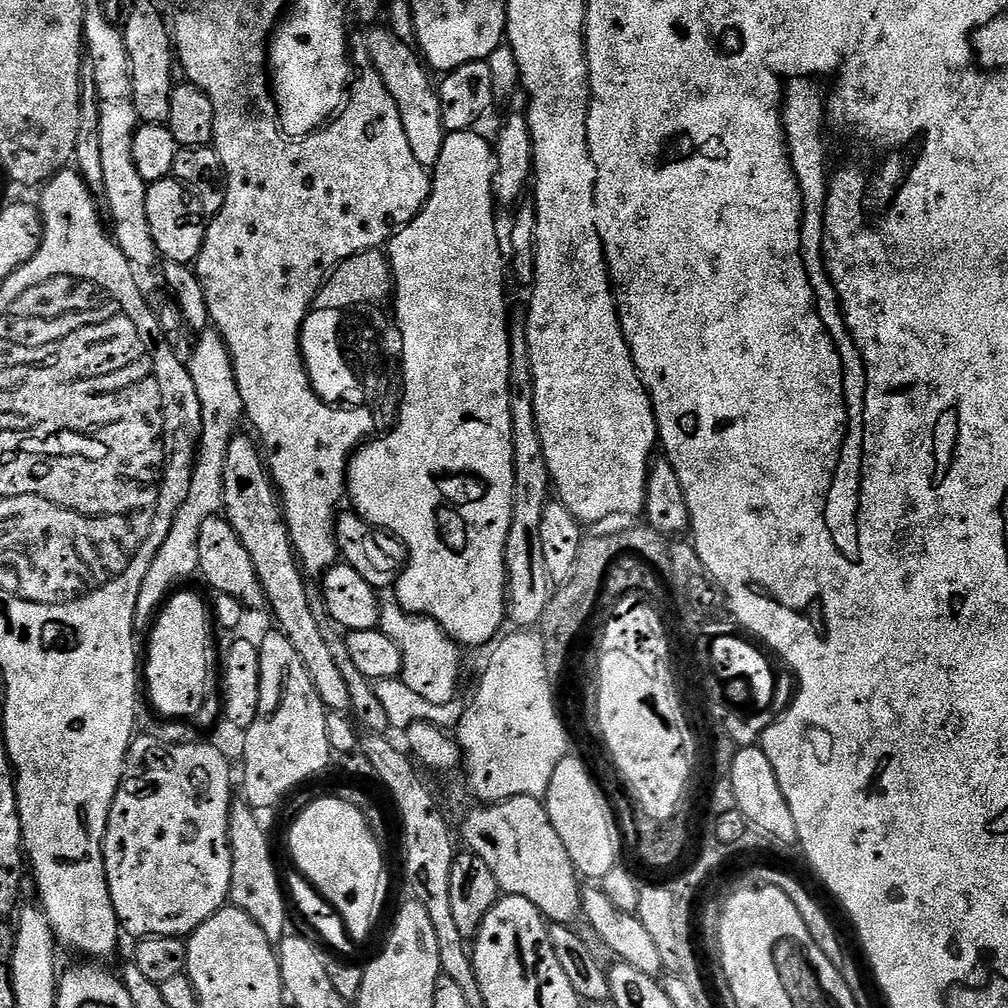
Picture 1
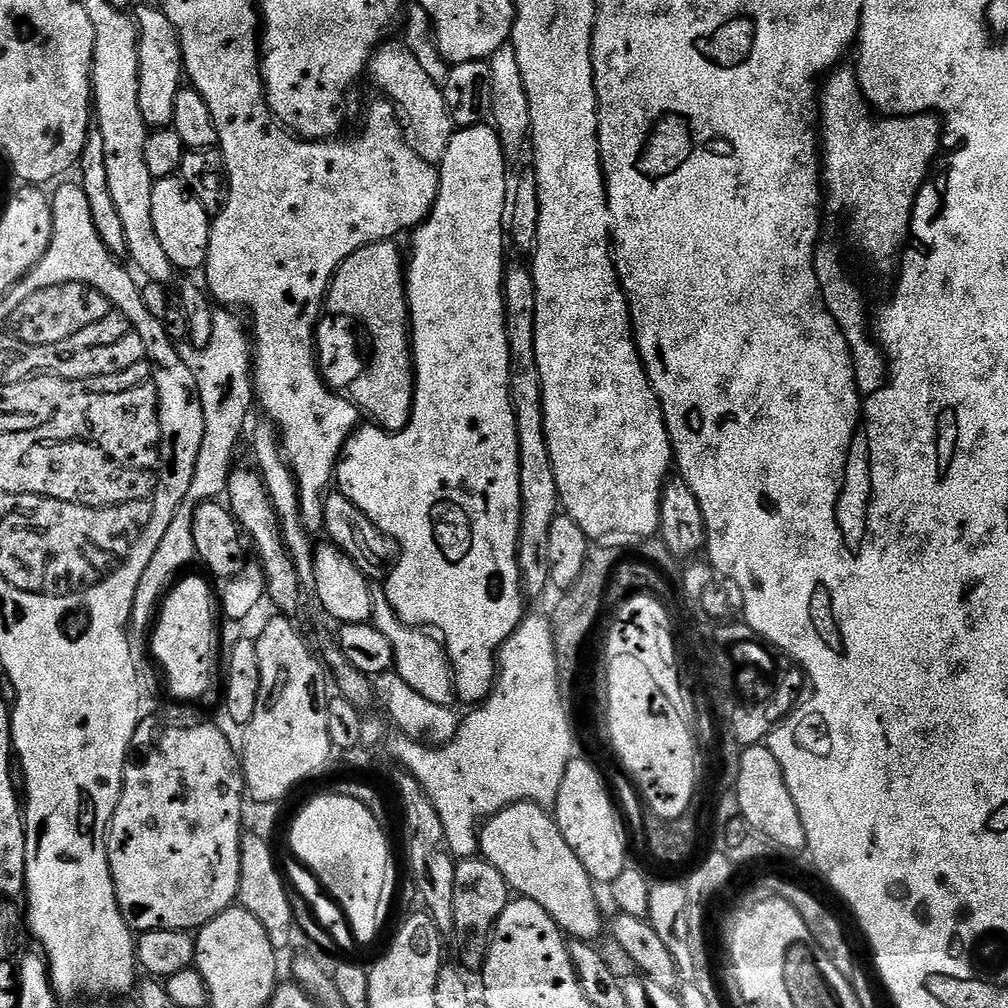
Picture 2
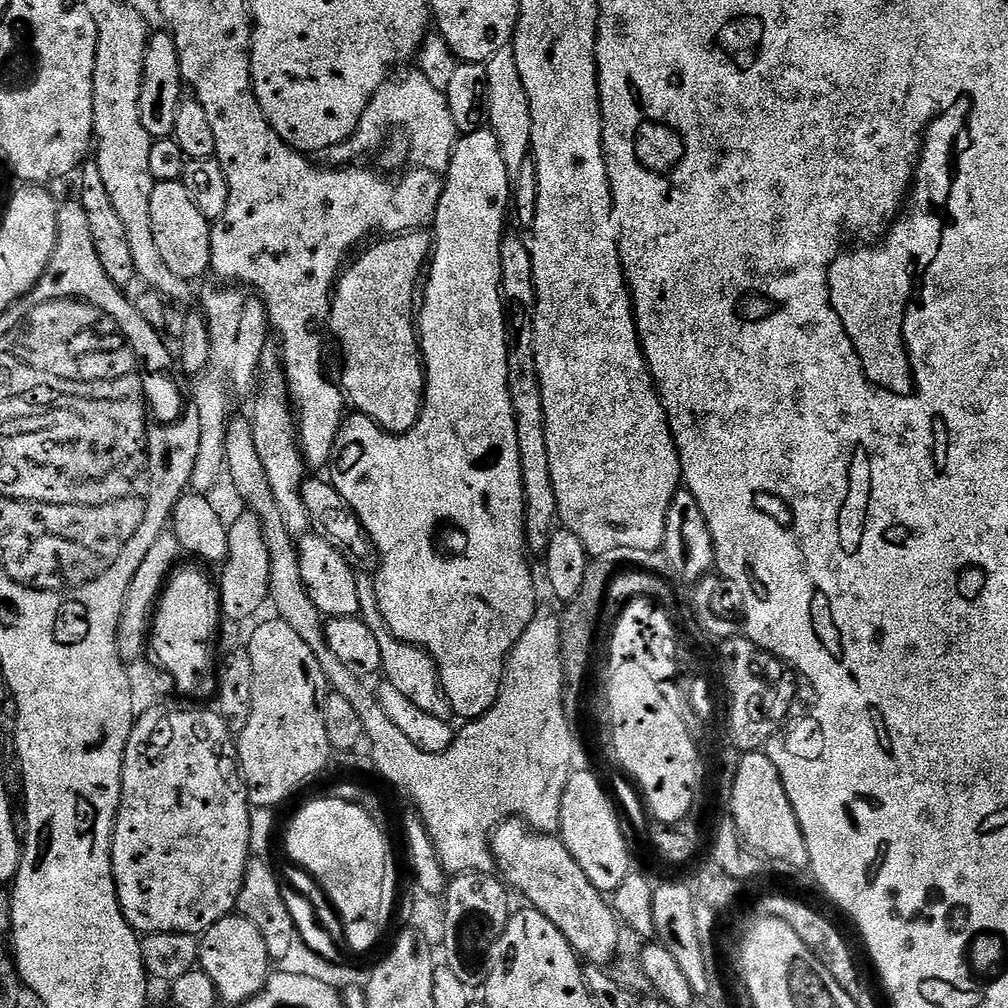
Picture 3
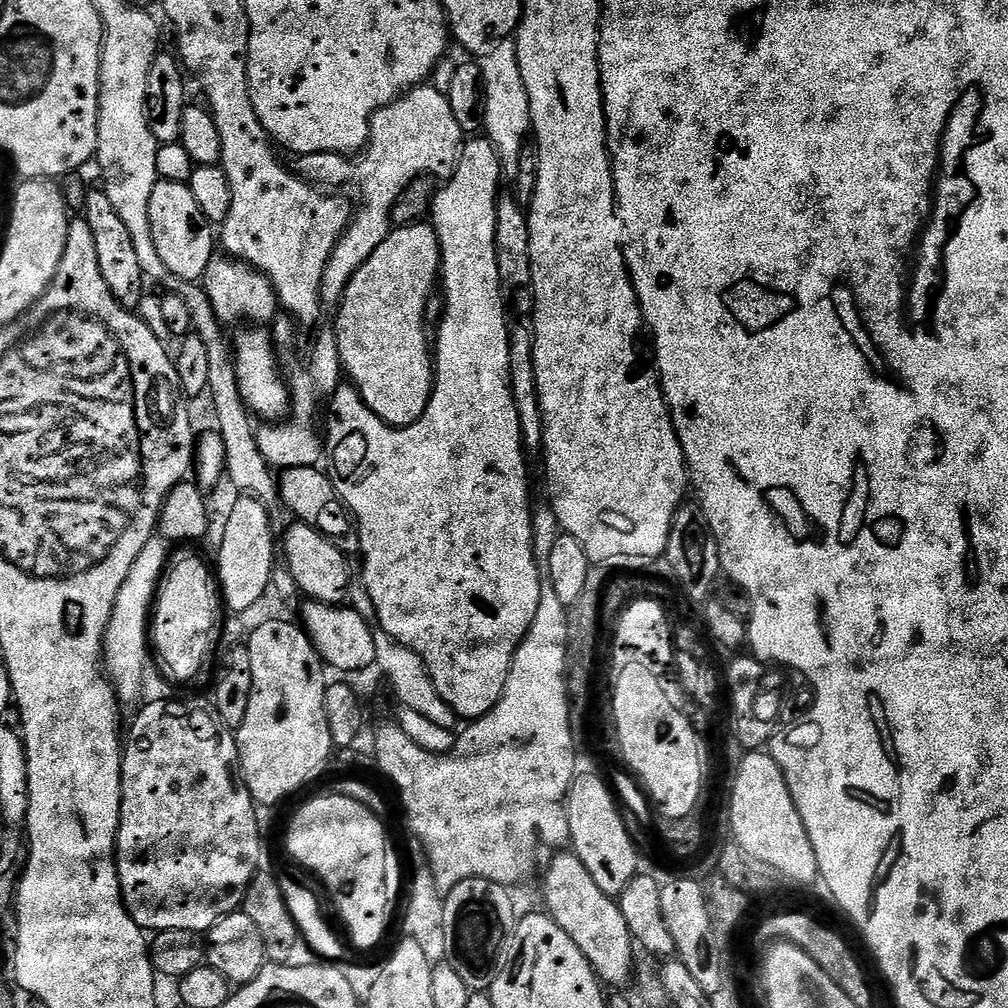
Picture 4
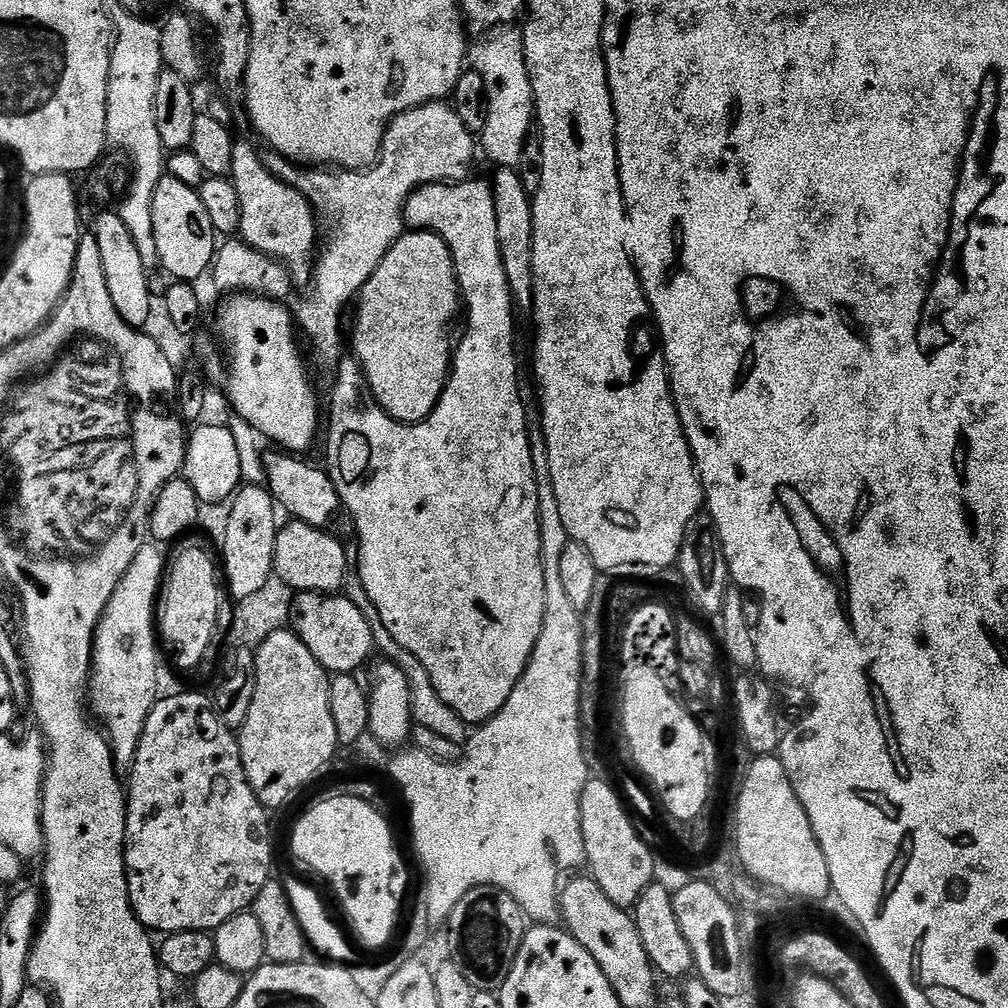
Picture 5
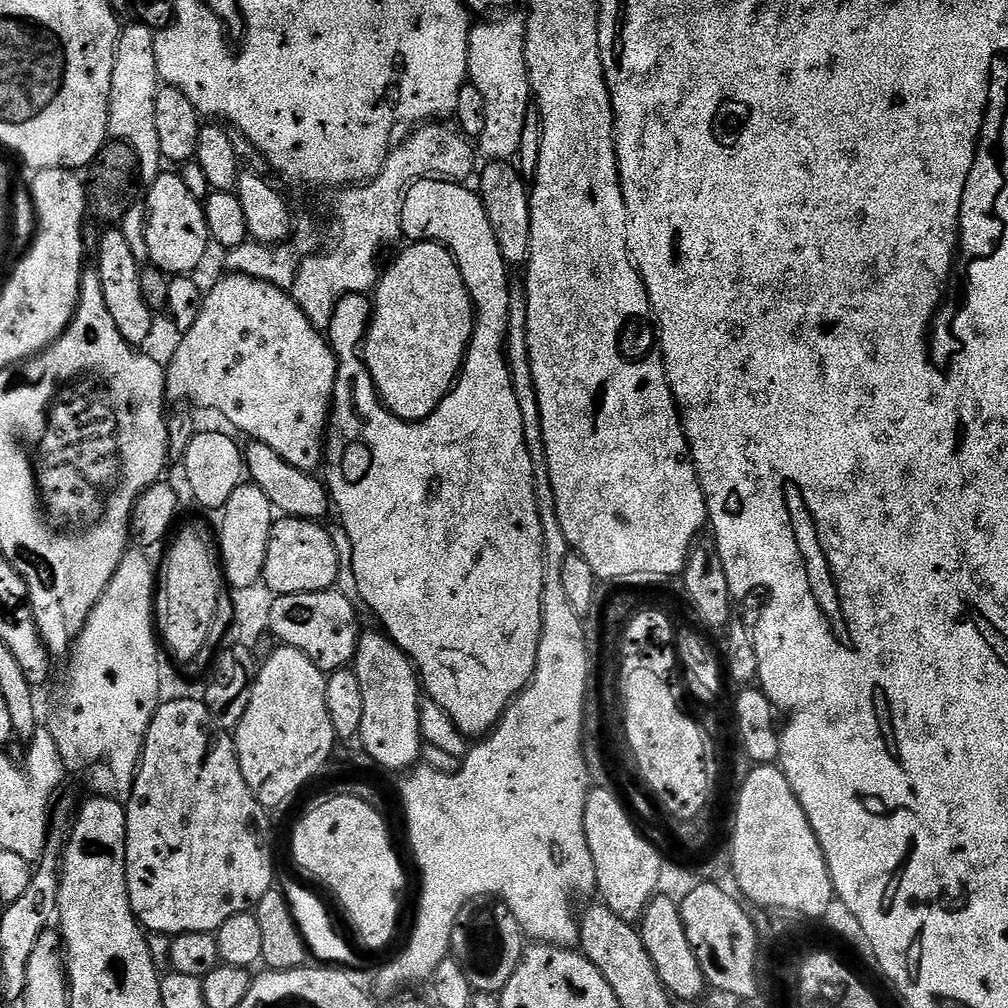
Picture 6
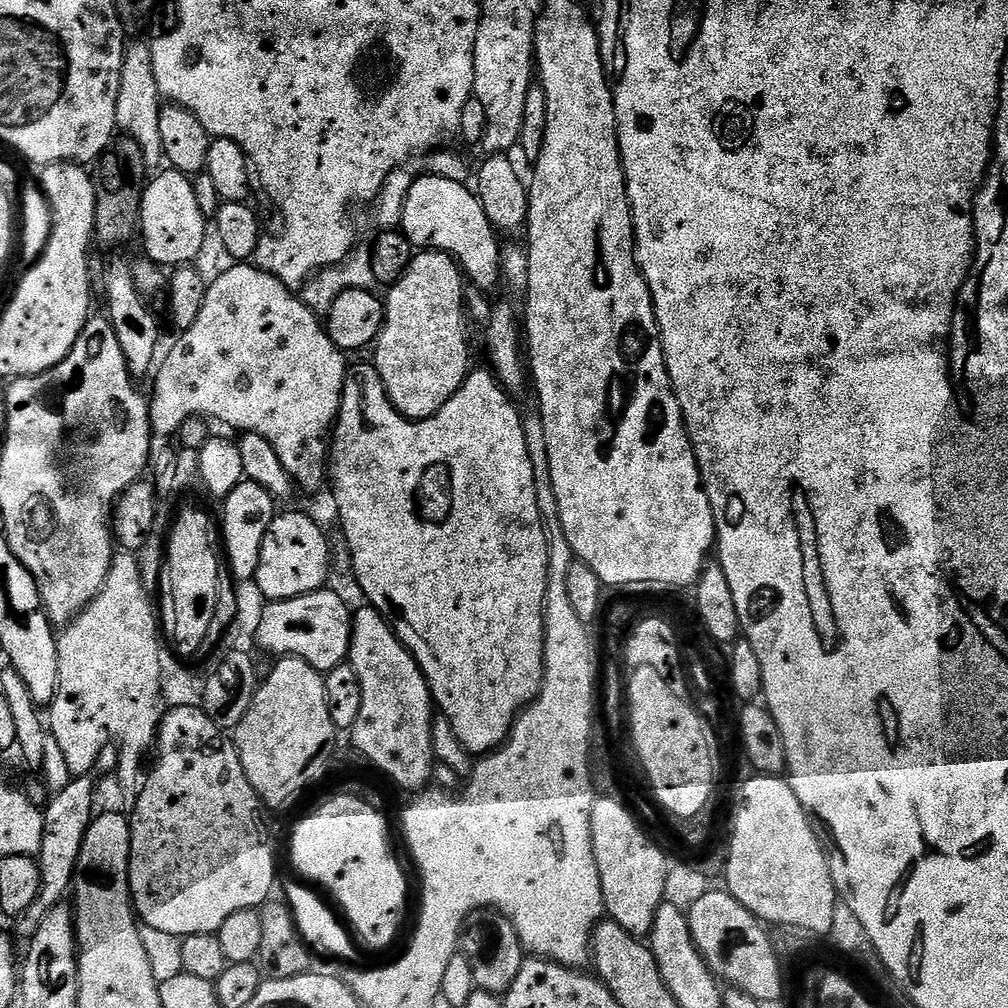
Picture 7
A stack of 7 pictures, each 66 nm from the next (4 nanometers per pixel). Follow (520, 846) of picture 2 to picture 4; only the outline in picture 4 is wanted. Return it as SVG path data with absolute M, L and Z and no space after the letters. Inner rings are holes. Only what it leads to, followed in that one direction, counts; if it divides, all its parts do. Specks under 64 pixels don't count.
M575 854L567 855L554 857L544 872L547 915L558 926L562 926L562 930L566 930L570 938L574 938L578 950L586 954L597 977L605 985L613 984L613 989L623 989L623 984L627 980L629 983L634 976L634 941L626 926L626 918L622 918L619 903L613 897L607 896L598 886L598 882L594 882L594 878L590 878L590 870L582 866Z

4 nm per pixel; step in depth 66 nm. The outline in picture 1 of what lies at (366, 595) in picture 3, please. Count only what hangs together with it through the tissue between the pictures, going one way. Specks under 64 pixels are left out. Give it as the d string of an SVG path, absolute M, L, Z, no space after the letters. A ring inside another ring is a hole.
M384 594L380 596L379 631L384 632L402 654L400 676L406 686L410 686L419 697L429 702L446 703L457 699L462 648L441 630L437 620L431 616L417 616L415 612L408 612L396 601L395 595Z

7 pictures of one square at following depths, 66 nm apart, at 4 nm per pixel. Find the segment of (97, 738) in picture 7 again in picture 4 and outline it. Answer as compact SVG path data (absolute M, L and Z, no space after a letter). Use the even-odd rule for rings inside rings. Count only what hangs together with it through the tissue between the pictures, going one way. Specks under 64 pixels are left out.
M154 538L142 546L142 554L138 554L134 566L130 566L126 582L122 582L122 590L118 590L116 605L104 635L102 664L117 697L125 705L139 701L143 694L143 671L150 664L150 617L161 579L168 567L169 555L169 541L163 538Z

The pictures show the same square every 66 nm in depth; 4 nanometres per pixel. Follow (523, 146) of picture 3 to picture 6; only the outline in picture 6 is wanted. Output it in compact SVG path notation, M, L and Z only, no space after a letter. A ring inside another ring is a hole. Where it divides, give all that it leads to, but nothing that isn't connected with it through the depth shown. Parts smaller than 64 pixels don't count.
M512 14L487 19L490 21L484 24L477 23L468 35L469 81L486 102L483 132L477 137L476 148L479 157L488 162L508 162L519 155L526 114L532 103L525 58L527 19L523 15L508 15Z

